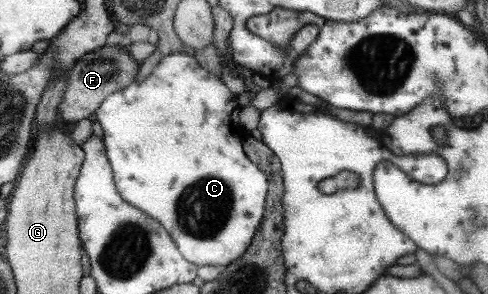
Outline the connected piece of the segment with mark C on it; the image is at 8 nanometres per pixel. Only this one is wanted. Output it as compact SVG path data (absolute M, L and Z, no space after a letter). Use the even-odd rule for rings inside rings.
M173 52L171 55L163 58L155 70L148 74L143 82L134 81L126 88L117 90L107 96L103 100L101 107L96 112L97 121L103 127L103 143L105 143L107 157L110 160L111 169L114 170L114 181L117 183L118 193L122 196L125 202L129 202L131 206L142 210L149 217L157 219L161 225L167 225L167 229L171 229L171 237L175 237L173 241L179 241L178 249L182 256L187 261L194 262L195 265L212 265L213 267L231 264L231 261L238 260L239 257L247 254L246 250L250 248L254 237L258 234L259 223L263 217L263 209L265 201L267 201L267 189L269 189L269 181L259 167L255 165L243 151L243 144L241 137L245 135L239 123L240 111L237 95L229 91L221 79L217 79L215 75L207 68L199 65L199 62L194 56L189 56L183 52Z

